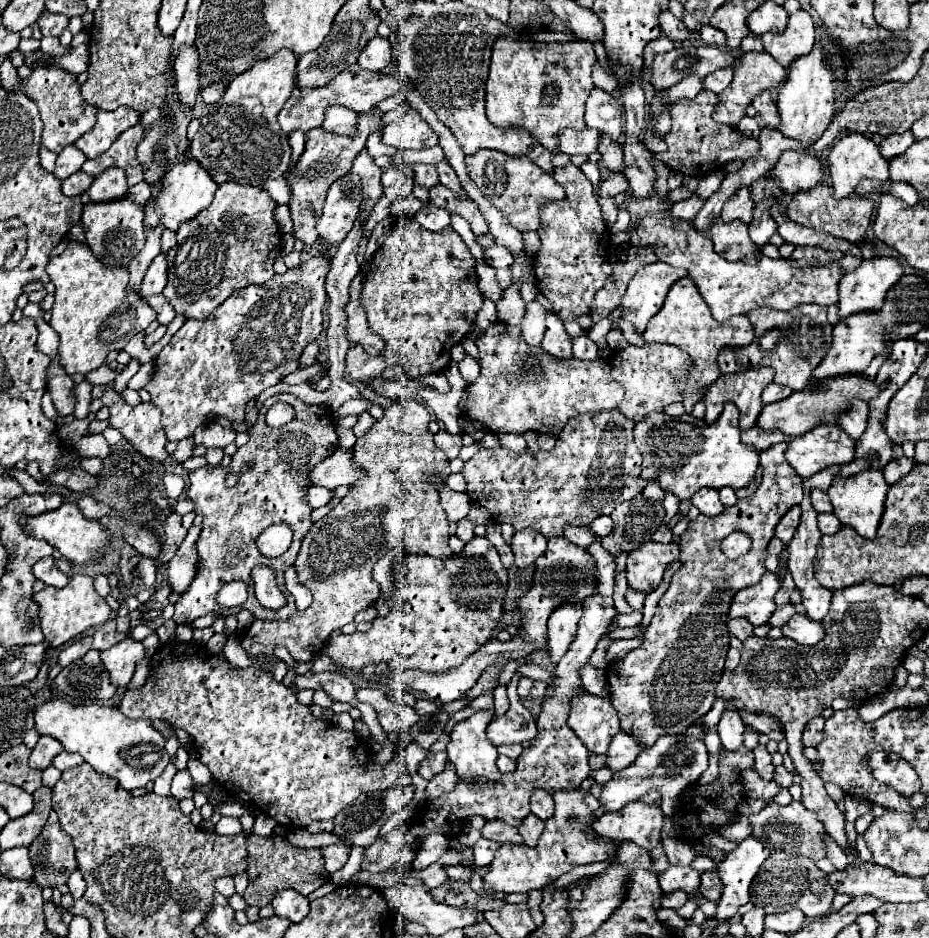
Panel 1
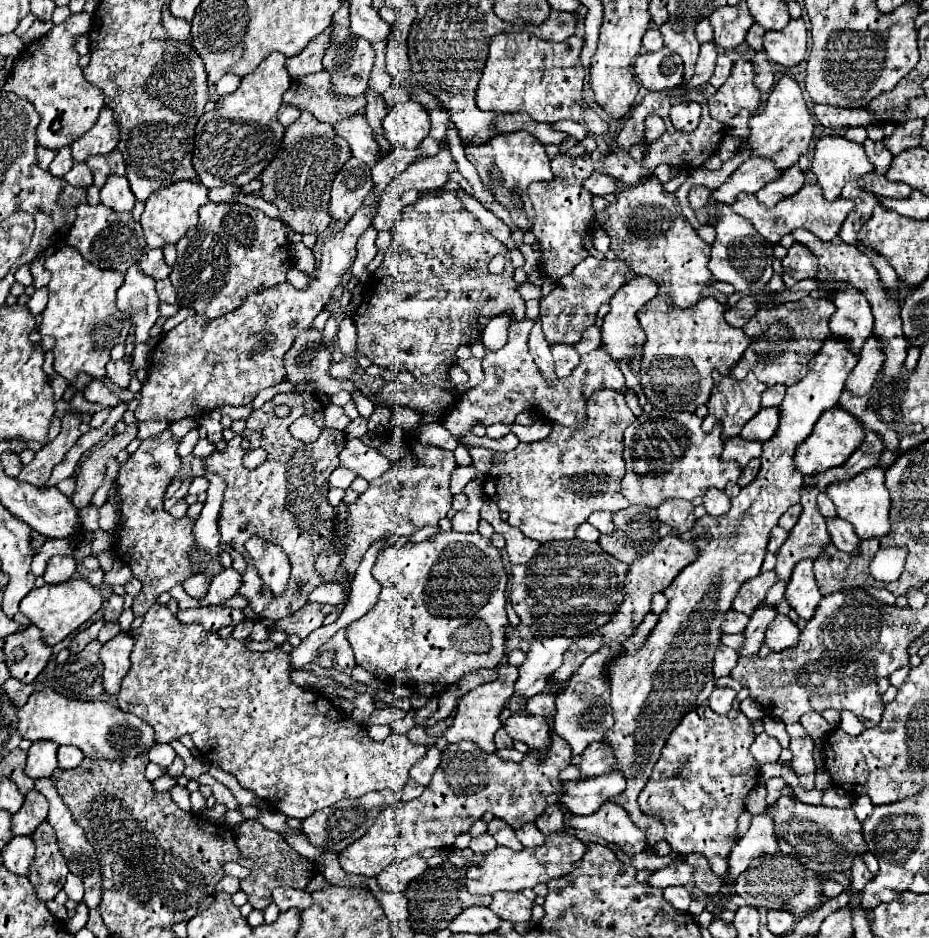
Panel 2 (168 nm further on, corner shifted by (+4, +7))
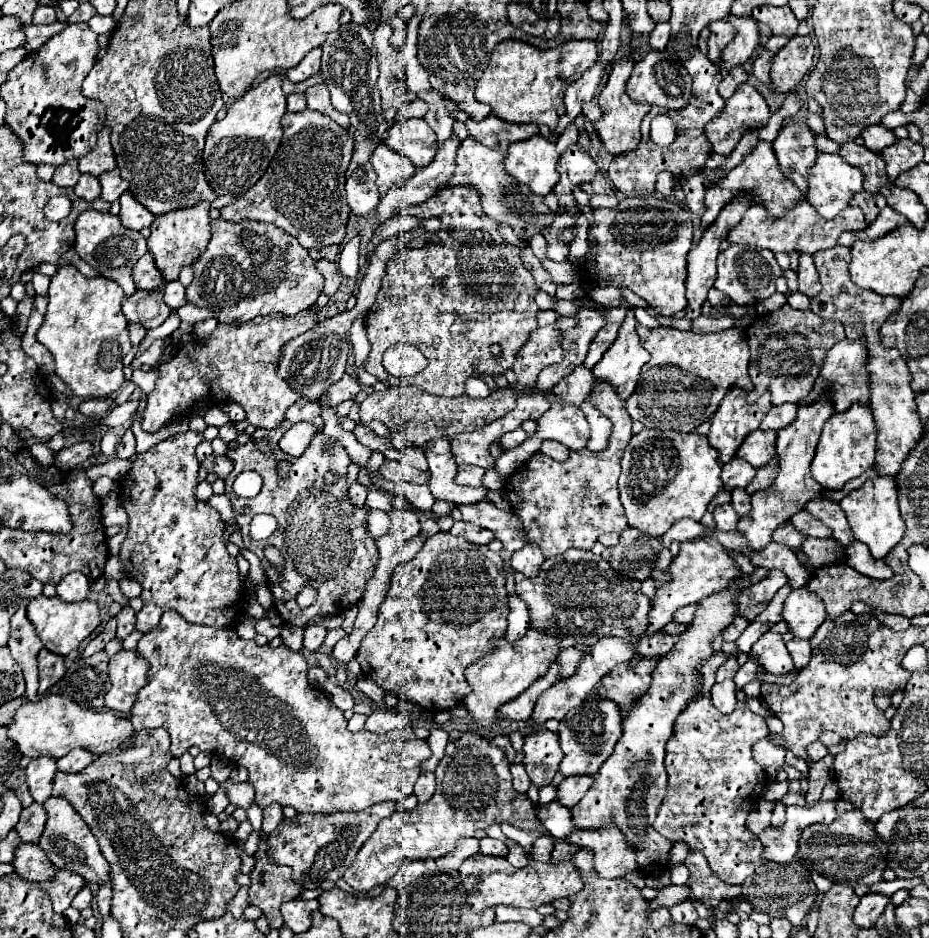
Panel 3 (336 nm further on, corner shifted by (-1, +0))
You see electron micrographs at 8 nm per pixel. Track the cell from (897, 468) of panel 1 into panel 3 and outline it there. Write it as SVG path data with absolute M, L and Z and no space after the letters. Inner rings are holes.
M843 339L839 343L835 343L827 357L825 357L825 363L821 367L821 373L809 393L807 399L801 401L801 405L807 405L811 401L815 401L825 389L831 391L831 399L833 399L833 405L835 405L835 411L847 411L853 403L863 403L867 405L869 403L869 397L871 397L871 389L869 389L869 375L867 375L867 343L863 343L863 339Z

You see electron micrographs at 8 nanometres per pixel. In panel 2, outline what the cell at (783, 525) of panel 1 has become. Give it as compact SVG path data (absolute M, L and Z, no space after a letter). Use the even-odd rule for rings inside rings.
M794 504L794 508L790 508L790 510L786 510L786 512L782 514L780 526L782 526L784 530L792 530L792 528L796 526L800 514L802 514L802 506L800 506L800 504Z

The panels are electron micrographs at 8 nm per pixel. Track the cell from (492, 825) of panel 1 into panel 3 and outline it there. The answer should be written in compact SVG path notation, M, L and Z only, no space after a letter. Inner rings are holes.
M505 839L505 845L507 845L507 849L509 849L509 855L507 855L507 861L509 861L509 863L513 863L515 867L525 867L525 865L529 865L529 855L525 853L525 849L523 849L521 845L517 845L517 843L511 841L511 839Z

